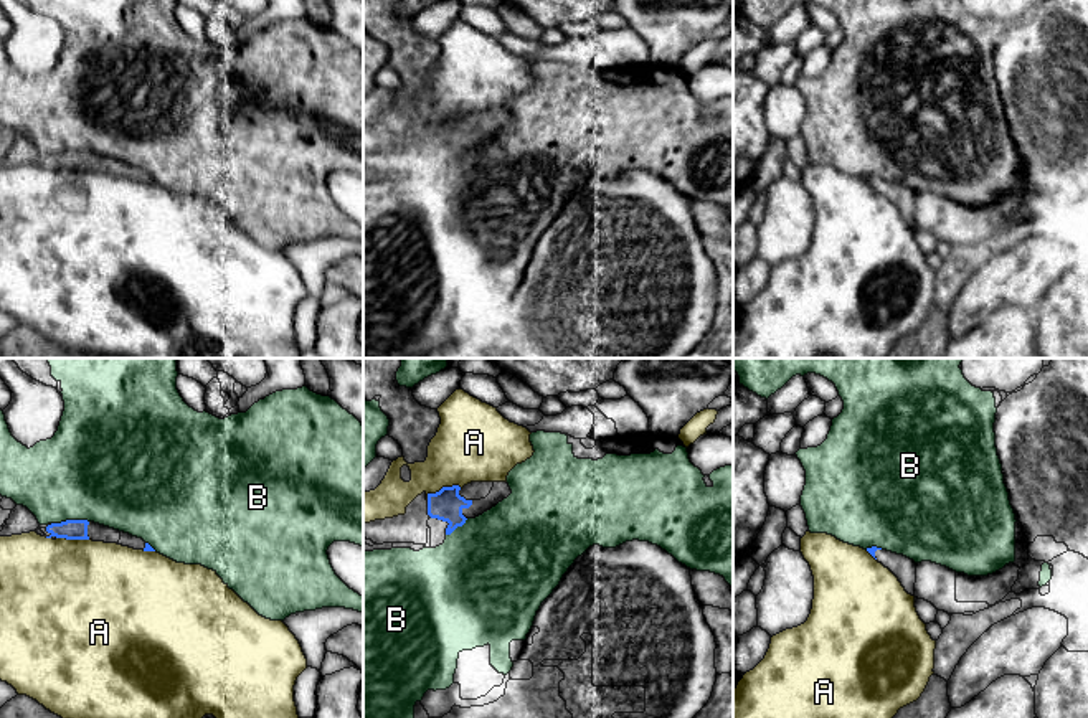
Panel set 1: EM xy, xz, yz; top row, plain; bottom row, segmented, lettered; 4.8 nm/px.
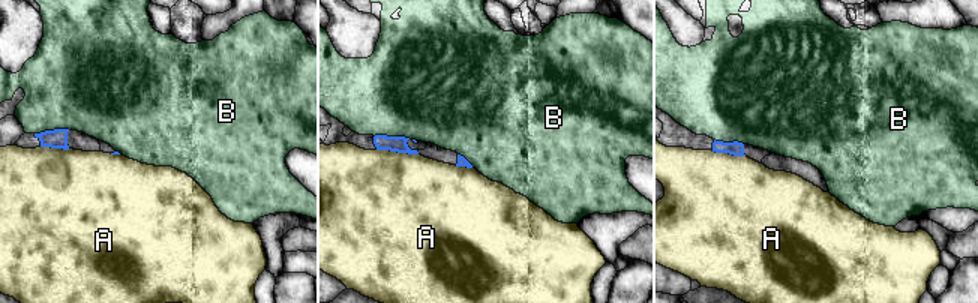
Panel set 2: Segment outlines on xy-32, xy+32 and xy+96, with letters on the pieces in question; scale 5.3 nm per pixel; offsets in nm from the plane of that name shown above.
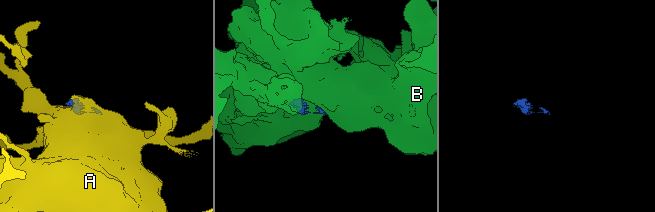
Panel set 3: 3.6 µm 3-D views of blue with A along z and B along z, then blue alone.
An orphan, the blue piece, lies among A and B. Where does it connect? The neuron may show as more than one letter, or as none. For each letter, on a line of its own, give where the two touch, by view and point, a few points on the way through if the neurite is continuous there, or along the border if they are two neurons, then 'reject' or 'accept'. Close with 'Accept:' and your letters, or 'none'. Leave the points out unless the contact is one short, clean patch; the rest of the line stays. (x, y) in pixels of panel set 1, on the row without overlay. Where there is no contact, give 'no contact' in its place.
A: contact xz (443, 118); reject
B: contact xy (70, 151); reject
Accept: none

